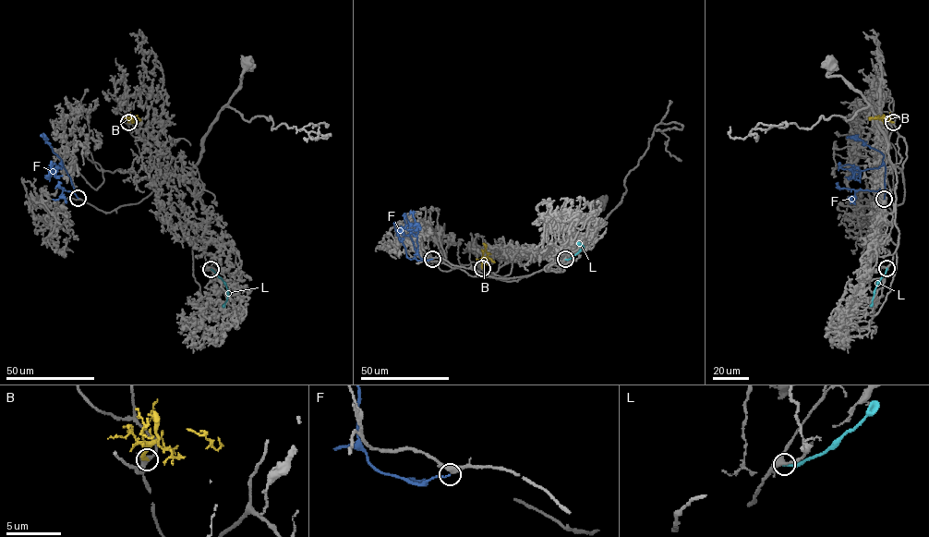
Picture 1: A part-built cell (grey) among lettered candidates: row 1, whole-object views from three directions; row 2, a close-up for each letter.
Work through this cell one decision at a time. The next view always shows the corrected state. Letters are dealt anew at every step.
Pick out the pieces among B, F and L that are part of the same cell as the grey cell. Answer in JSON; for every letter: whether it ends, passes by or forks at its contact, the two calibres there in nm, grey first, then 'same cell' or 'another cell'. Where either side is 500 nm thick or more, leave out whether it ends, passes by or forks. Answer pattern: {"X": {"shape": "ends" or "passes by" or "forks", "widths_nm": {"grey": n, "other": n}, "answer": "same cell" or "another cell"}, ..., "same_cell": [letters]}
{"B": {"shape": "ends", "widths_nm": {"grey": 360, "other": 200}, "answer": "another cell"}, "F": {"shape": "ends", "widths_nm": {"grey": 400, "other": 140}, "answer": "same cell"}, "L": {"shape": "ends", "widths_nm": {"grey": 360, "other": 170}, "answer": "another cell"}, "same_cell": ["F"]}

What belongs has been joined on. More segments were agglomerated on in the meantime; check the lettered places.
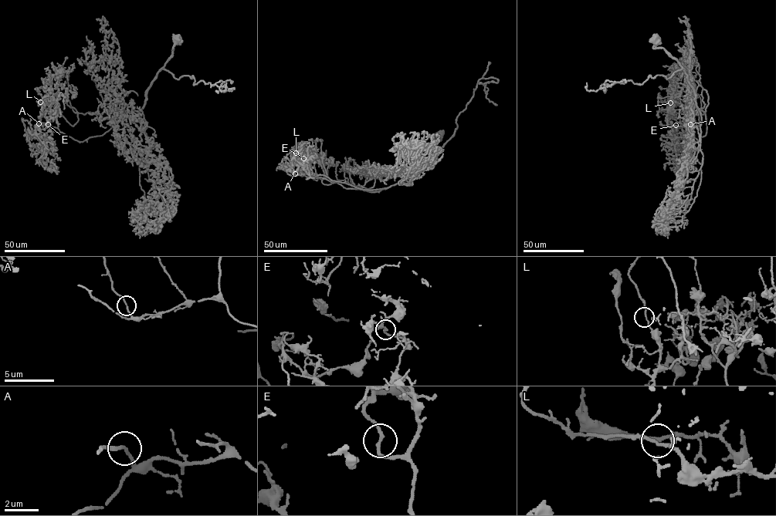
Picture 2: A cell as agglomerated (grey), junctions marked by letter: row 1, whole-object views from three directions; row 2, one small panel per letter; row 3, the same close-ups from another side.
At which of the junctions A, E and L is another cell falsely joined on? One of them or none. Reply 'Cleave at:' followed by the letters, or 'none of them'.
Cleave at: none of them

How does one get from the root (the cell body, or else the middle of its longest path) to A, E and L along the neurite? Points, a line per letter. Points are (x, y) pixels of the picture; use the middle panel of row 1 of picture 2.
A: (438, 136), (434, 134), (434, 150), (427, 161), (406, 178), (387, 187), (364, 190), (323, 175), (295, 173)
E: (438, 136), (434, 134), (434, 150), (424, 163), (380, 189), (310, 176), (303, 158)
L: (438, 136), (434, 134), (431, 156), (417, 170), (400, 182), (372, 190), (323, 175), (301, 176), (296, 153)

